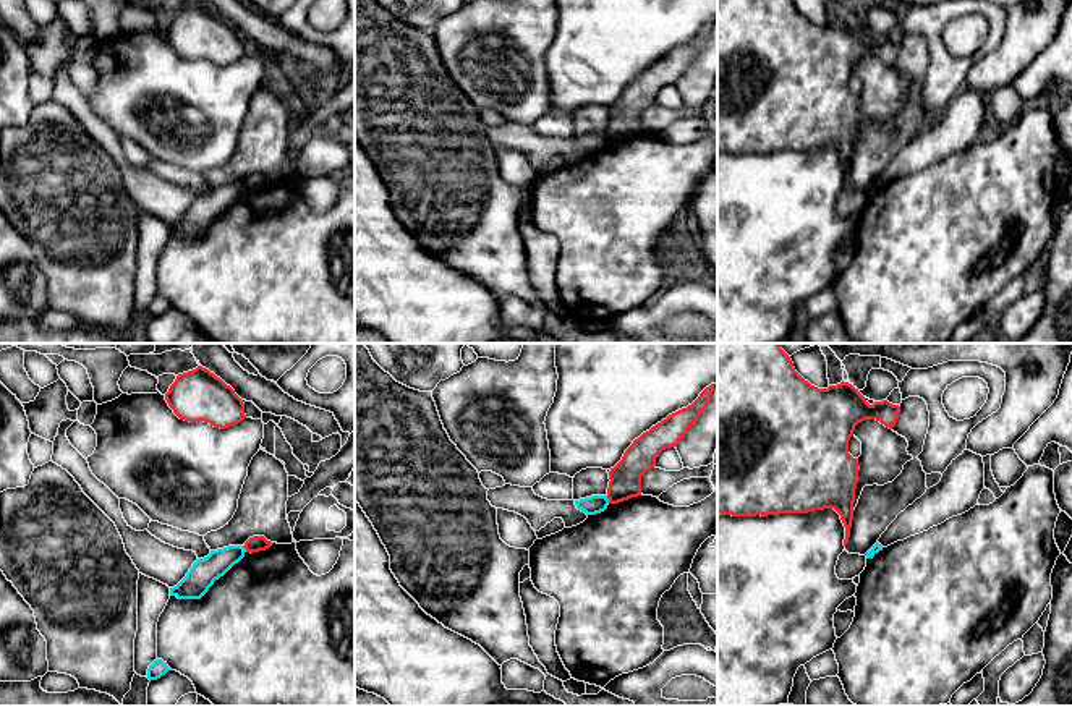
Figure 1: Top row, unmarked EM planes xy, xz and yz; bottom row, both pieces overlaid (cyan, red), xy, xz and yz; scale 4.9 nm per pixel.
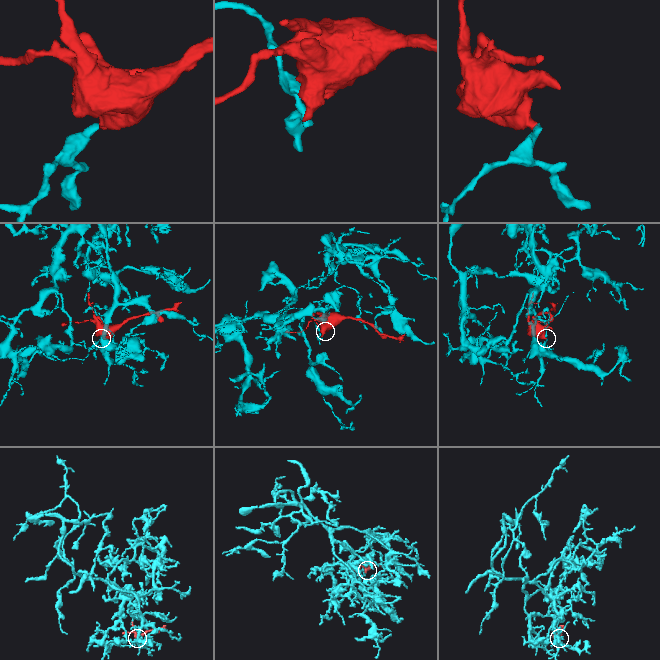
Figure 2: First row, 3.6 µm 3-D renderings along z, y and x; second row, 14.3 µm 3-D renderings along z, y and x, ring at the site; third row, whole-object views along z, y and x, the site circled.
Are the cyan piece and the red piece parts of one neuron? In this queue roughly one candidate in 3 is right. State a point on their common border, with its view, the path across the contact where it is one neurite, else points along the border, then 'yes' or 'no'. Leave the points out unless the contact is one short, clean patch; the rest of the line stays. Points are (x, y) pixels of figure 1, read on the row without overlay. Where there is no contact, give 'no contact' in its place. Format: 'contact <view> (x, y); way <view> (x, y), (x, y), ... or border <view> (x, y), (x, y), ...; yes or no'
contact xz (608, 136); border xz (606, 133), (609, 140); no

